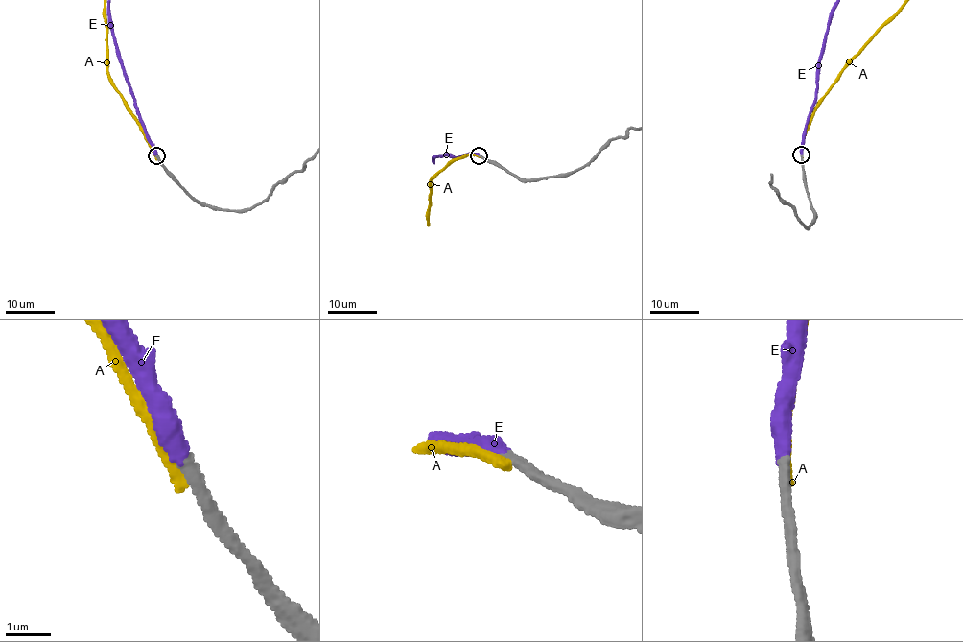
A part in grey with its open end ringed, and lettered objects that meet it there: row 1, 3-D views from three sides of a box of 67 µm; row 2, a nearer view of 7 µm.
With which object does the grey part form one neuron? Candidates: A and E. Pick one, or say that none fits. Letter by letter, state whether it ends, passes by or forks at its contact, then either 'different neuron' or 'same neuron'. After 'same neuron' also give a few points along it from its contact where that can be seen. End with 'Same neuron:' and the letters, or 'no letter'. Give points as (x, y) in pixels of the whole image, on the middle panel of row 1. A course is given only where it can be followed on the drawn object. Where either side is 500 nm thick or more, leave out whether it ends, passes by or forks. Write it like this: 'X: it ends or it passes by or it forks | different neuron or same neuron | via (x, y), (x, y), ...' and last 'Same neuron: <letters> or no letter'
A: it ends | different neuron
E: it ends | same neuron
Same neuron: E

